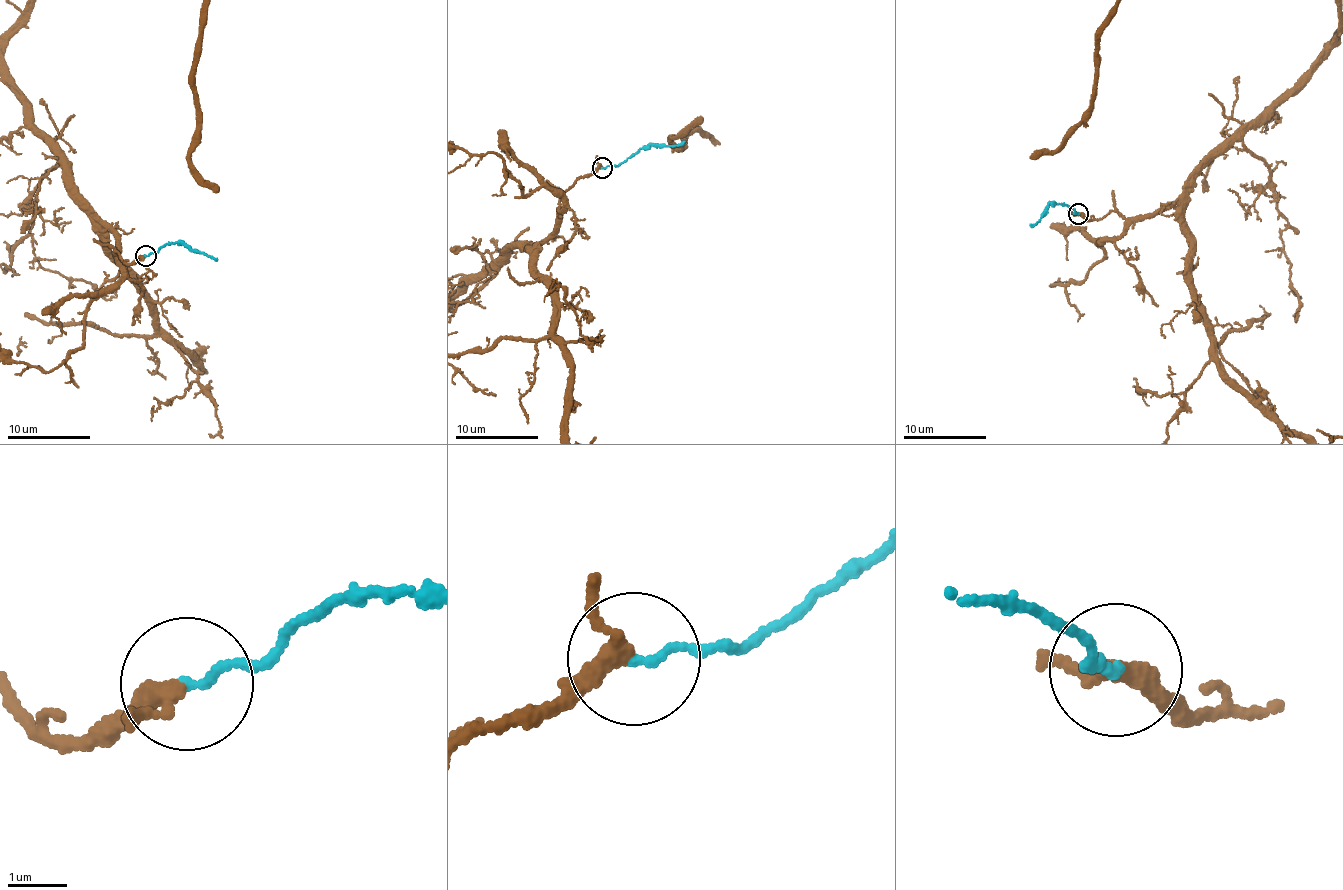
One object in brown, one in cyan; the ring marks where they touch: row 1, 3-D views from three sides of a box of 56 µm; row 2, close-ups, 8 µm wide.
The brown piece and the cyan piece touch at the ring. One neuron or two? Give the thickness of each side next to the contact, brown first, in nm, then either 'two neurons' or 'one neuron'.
260/140 nm | one neuron

